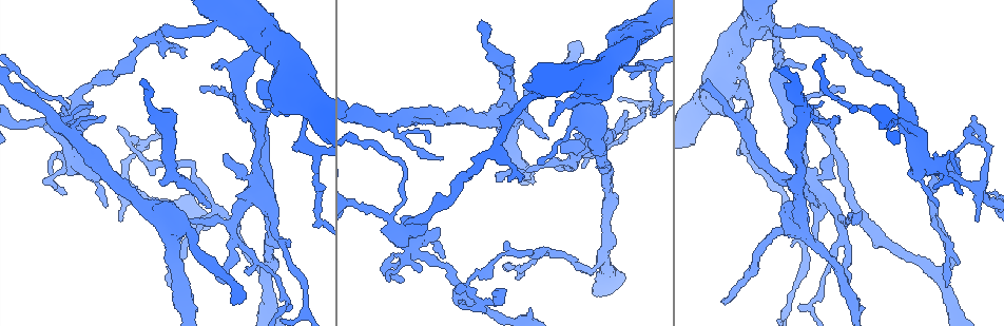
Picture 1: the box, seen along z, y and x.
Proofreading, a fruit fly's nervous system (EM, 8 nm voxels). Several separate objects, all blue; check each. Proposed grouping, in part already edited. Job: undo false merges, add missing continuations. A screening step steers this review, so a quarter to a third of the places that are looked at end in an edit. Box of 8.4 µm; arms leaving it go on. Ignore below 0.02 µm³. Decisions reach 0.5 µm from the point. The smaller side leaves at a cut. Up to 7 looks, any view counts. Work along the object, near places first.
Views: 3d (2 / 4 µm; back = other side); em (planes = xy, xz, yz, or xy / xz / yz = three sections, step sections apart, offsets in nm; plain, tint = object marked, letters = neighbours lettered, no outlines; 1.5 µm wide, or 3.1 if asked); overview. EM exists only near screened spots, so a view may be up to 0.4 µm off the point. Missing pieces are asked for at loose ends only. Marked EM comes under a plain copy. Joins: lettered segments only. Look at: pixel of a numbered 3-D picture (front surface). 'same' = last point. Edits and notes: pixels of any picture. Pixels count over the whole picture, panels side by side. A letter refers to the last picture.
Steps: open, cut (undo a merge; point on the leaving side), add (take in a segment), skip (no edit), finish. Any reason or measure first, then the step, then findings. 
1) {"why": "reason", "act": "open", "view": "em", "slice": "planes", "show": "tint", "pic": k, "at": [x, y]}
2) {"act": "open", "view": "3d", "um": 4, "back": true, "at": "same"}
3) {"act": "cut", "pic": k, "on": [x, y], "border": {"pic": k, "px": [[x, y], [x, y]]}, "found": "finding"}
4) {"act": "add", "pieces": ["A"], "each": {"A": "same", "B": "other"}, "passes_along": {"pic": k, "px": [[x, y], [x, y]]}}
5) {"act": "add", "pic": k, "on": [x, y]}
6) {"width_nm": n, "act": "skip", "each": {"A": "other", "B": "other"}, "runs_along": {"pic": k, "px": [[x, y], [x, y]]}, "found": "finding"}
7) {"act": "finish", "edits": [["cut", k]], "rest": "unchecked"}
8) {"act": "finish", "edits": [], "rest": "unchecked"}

{"why": "branch stops here", "act": "open", "view": "em", "slice": "planes", "show": "letters", "pic": 1, "at": [539, 163]}

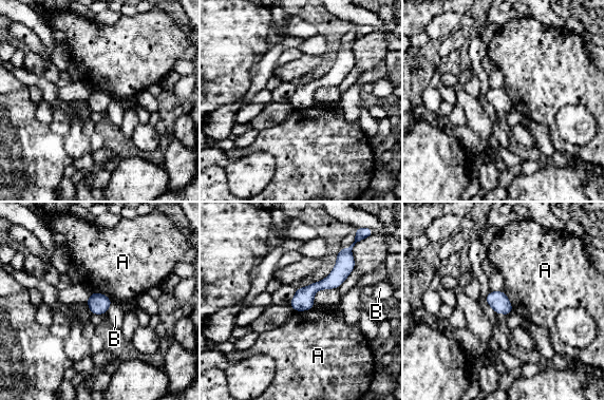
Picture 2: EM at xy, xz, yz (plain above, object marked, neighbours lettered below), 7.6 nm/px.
{"act": "skip", "each": {"A": "other", "B": "other"}, "found": "none of them fits"}

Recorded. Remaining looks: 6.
{"why": "thin end", "act": "open", "view": "3d", "um": 4, "pic": 1, "at": [946, 286]}

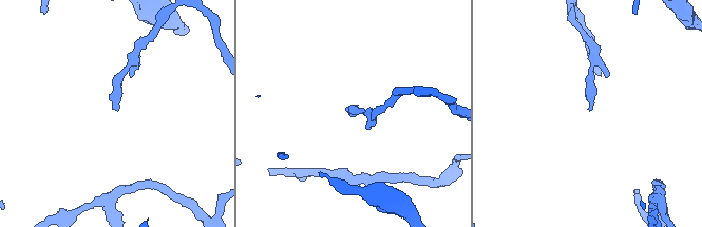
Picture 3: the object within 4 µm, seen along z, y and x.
{"why": "shape alone is not enough", "act": "open", "view": "em", "slice": "planes", "show": "letters", "pic": 3, "at": [591, 109]}

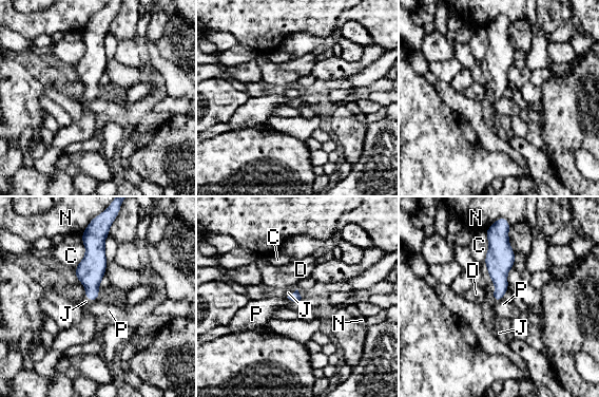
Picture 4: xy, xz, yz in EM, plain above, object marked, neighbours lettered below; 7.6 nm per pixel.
{"act": "add", "pieces": ["J"], "each": {"C": "other", "D": "other", "J": "same", "N": "other", "P": "other"}, "found": "the cell continues"}

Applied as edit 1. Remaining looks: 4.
{"act": "open", "view": "overview"}

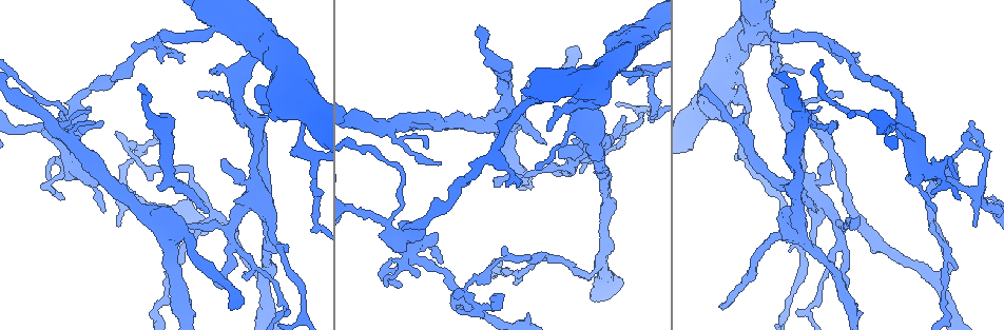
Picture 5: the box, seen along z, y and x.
{"why": "sharp bend", "act": "open", "view": "em", "slice": "planes", "show": "letters", "pic": 5, "at": [986, 156]}

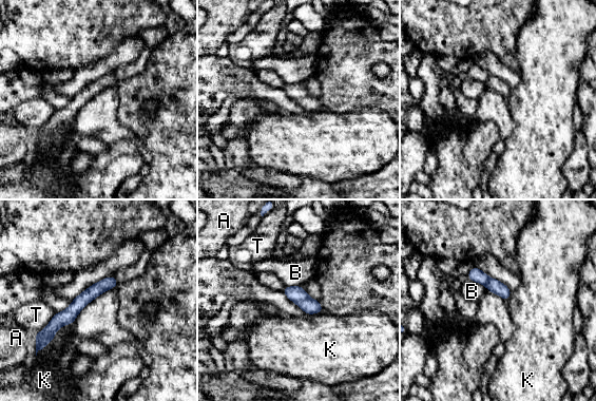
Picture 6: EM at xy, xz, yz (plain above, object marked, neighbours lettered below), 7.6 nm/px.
{"width_nm": 100, "longest_contact_nm": ["K", 380], "act": "cut", "pic": 6, "on": [495, 286], "each": {"A": "other", "B": "other", "K": "other", "T": "other"}, "found": "two cells meet here"}

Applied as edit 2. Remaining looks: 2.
{"act": "finish", "edits": [["add", 4], ["cut", 6]], "rest": "unchecked"}

